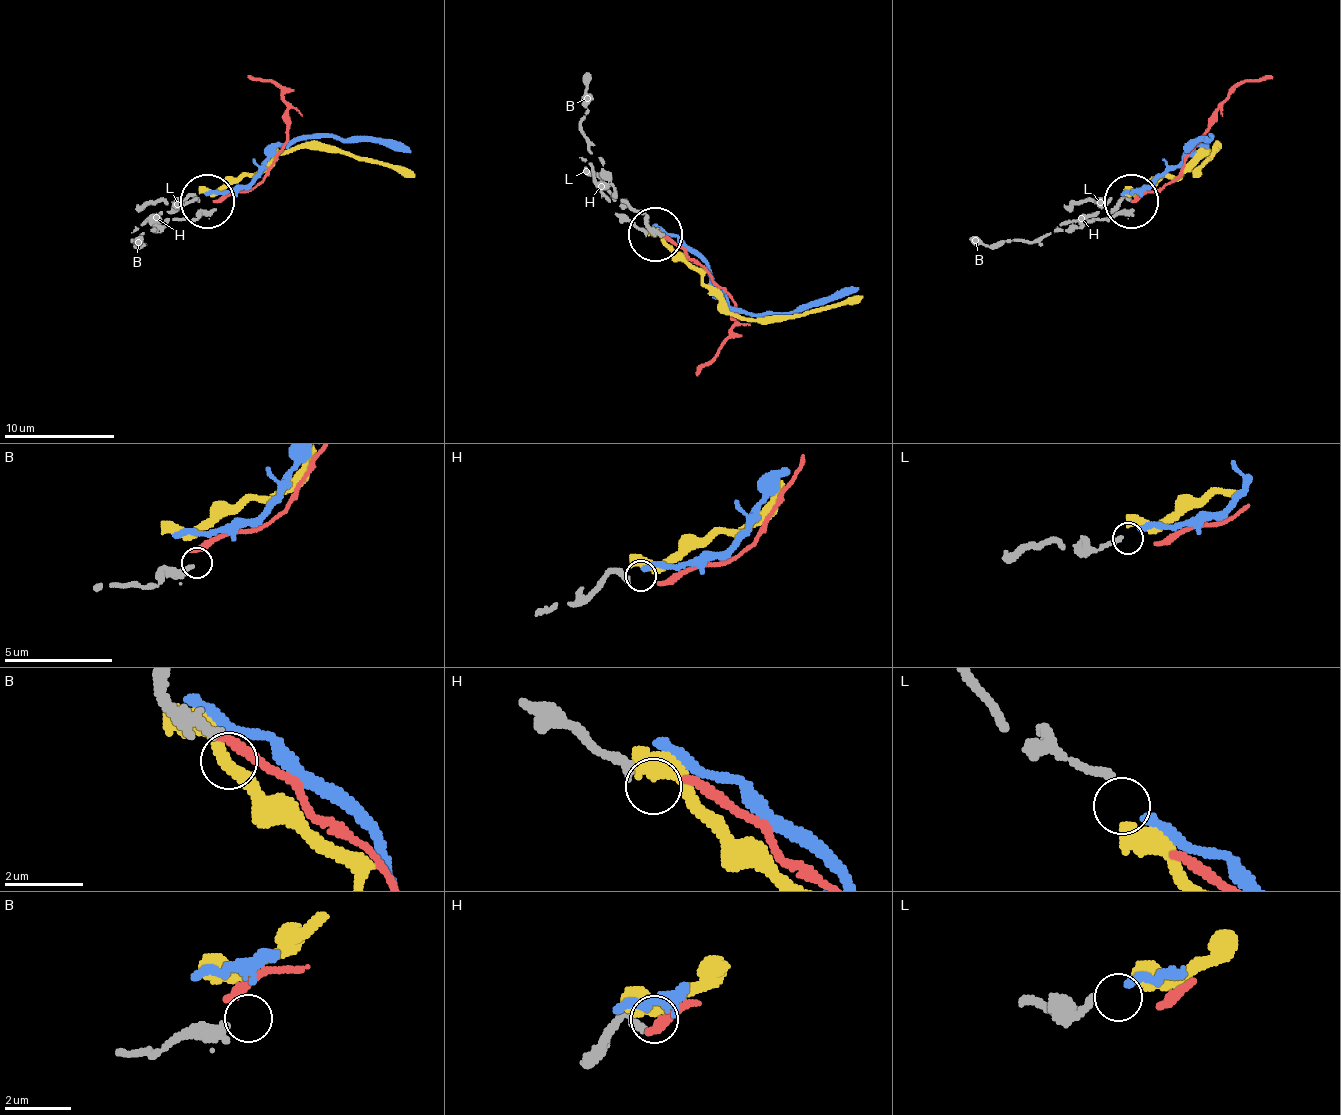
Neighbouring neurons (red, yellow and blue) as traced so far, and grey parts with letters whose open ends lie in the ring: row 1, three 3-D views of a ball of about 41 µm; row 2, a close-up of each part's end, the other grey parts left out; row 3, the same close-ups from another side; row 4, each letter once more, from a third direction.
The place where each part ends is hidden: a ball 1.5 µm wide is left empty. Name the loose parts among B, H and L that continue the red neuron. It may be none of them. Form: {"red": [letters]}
{"red": []}

